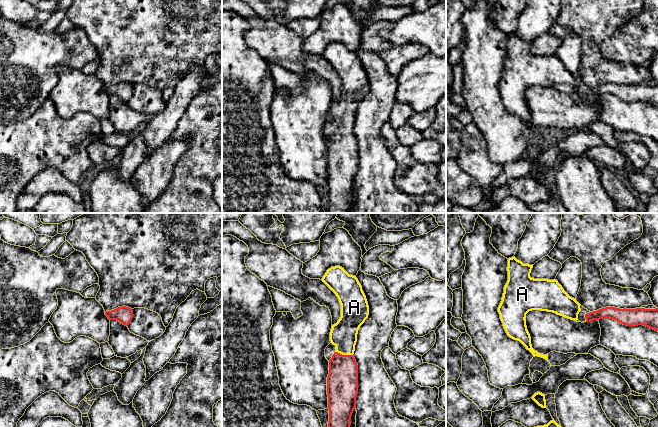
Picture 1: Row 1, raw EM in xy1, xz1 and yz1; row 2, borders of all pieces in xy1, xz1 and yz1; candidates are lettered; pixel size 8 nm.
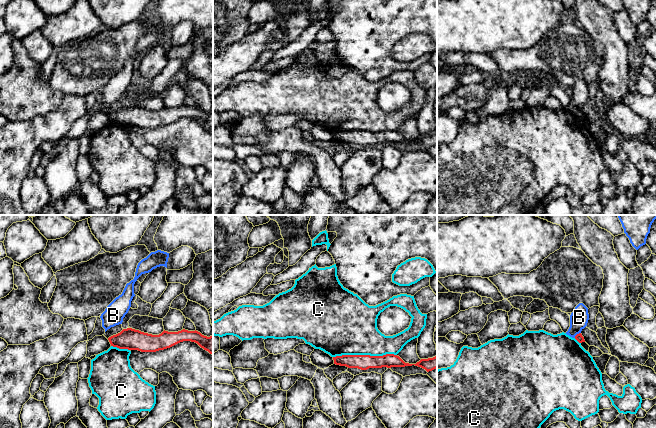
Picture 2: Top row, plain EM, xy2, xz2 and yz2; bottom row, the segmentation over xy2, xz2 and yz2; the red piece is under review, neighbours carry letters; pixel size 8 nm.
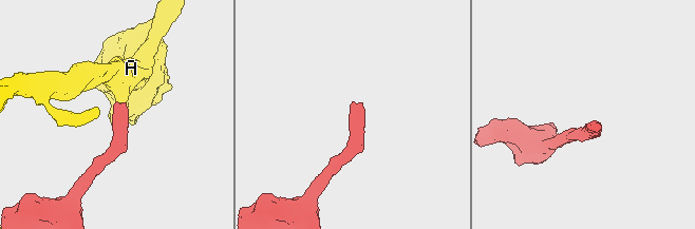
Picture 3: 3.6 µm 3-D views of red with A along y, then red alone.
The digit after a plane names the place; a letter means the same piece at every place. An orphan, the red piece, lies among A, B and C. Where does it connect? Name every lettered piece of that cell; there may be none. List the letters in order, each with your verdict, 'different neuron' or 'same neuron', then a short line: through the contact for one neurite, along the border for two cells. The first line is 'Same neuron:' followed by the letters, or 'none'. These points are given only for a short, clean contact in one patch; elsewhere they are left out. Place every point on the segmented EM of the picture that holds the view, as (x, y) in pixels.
Same neuron: A
A: same neuron; line xz1 (342, 382), (344, 355), (343, 335)
B: different neuron; line yz2 (580, 332), (574, 337)
C: different neuron

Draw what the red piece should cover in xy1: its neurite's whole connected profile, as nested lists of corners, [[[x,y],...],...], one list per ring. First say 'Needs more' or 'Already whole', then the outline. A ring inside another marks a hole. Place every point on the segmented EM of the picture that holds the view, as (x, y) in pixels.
Already whole. [[[122,306],[111,311],[106,311],[105,315],[109,320],[117,320],[121,324],[128,326],[133,318],[133,311],[129,307]]]

